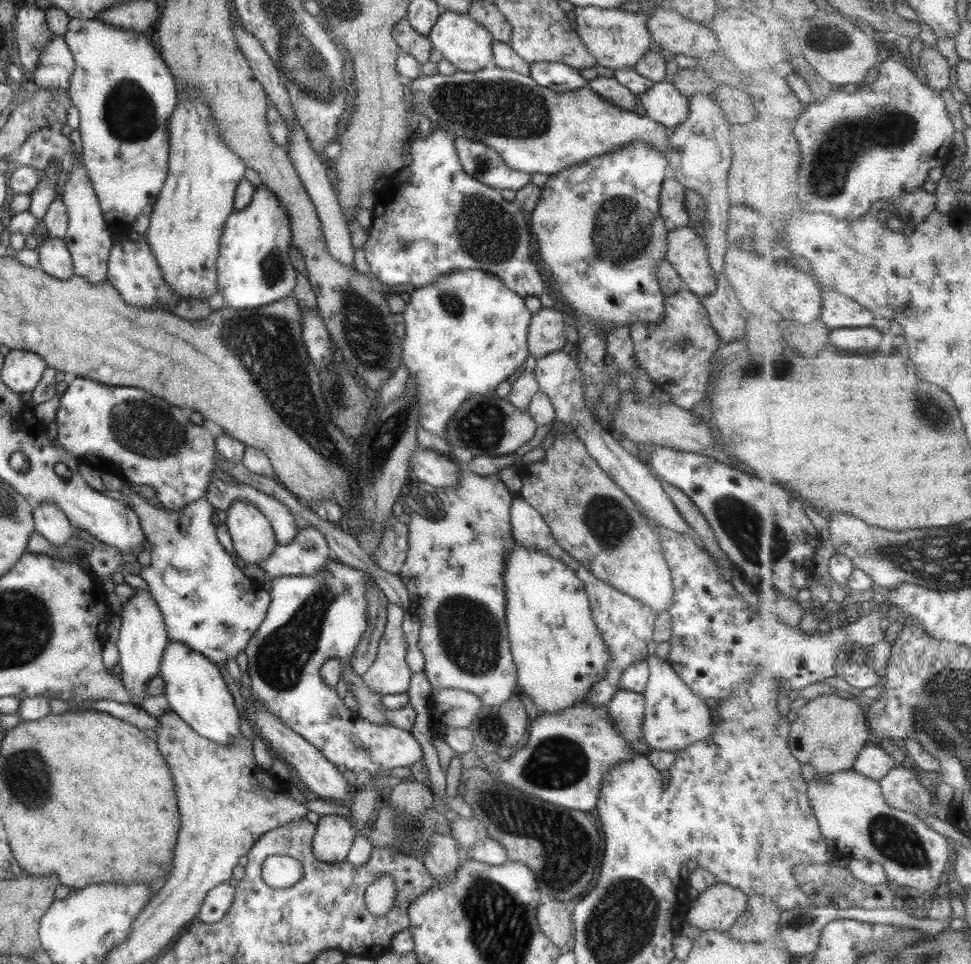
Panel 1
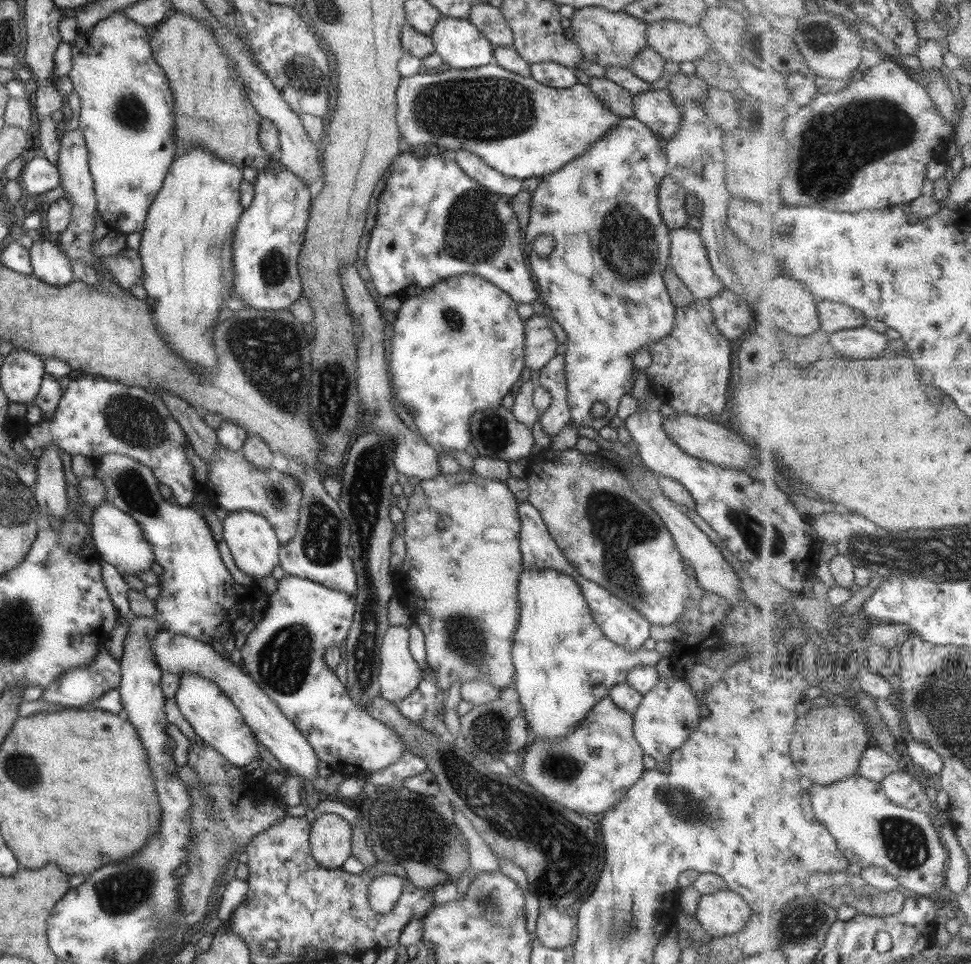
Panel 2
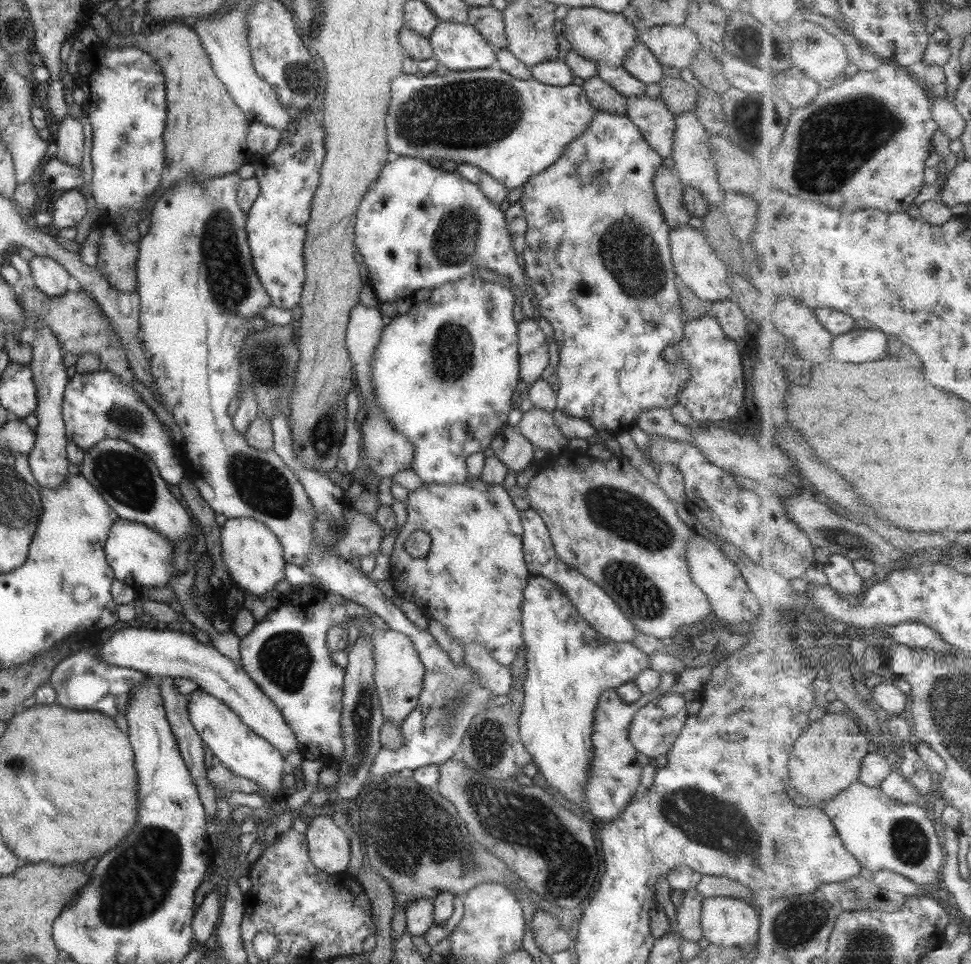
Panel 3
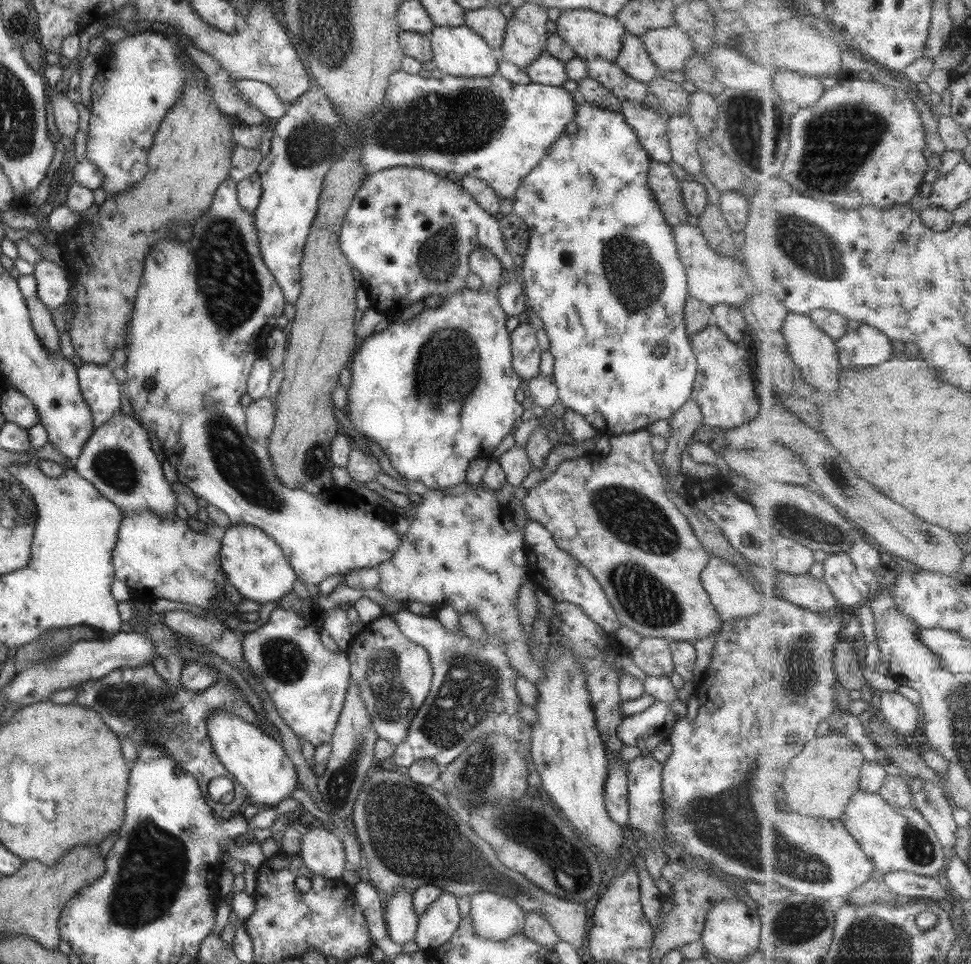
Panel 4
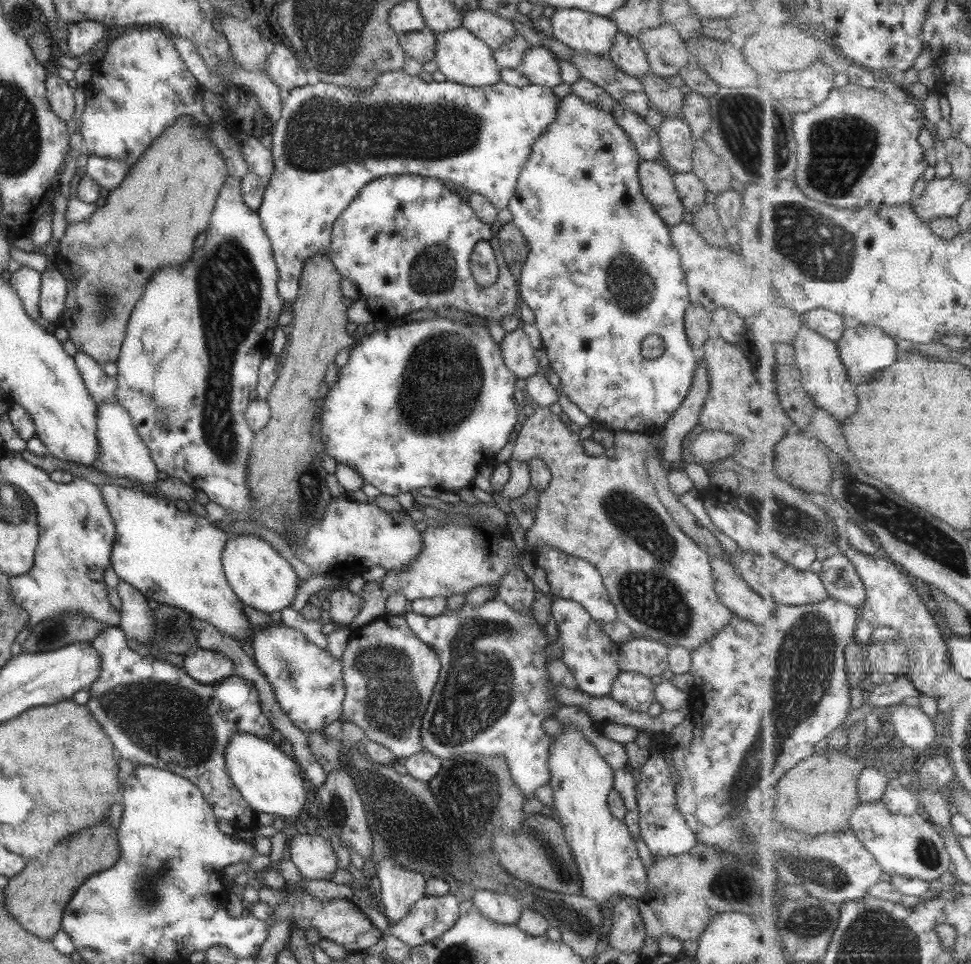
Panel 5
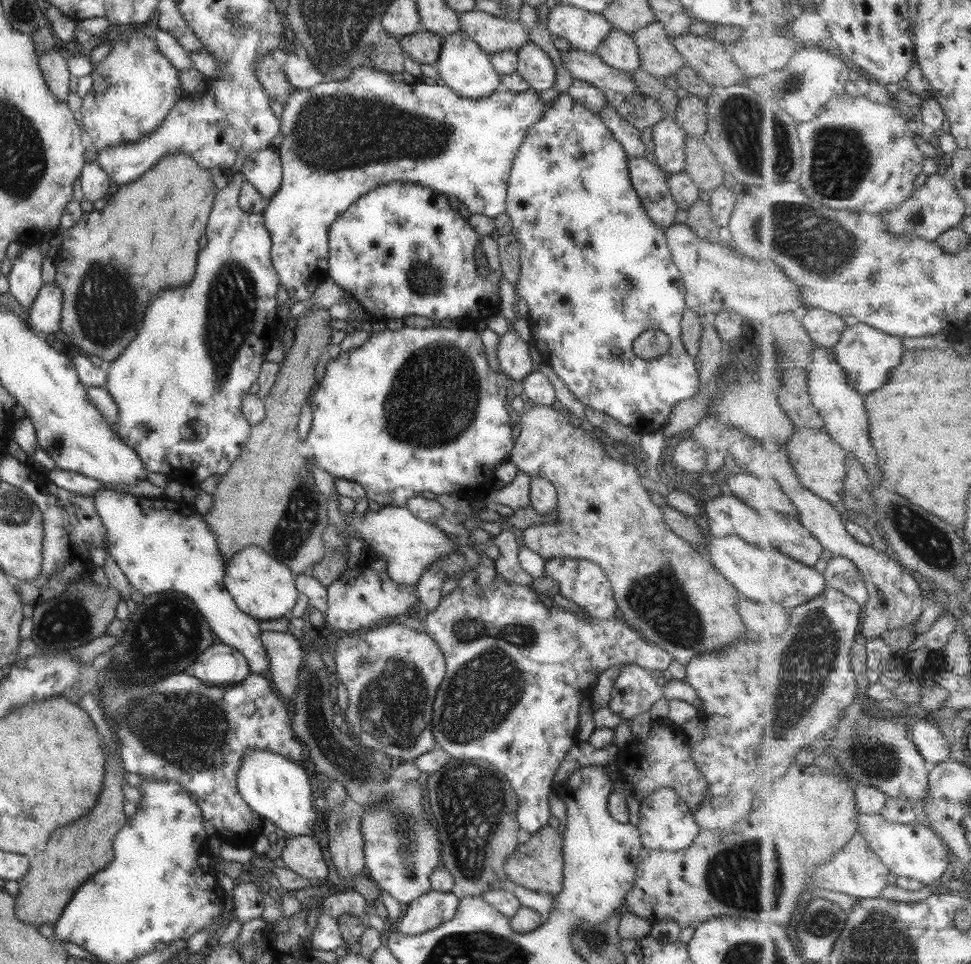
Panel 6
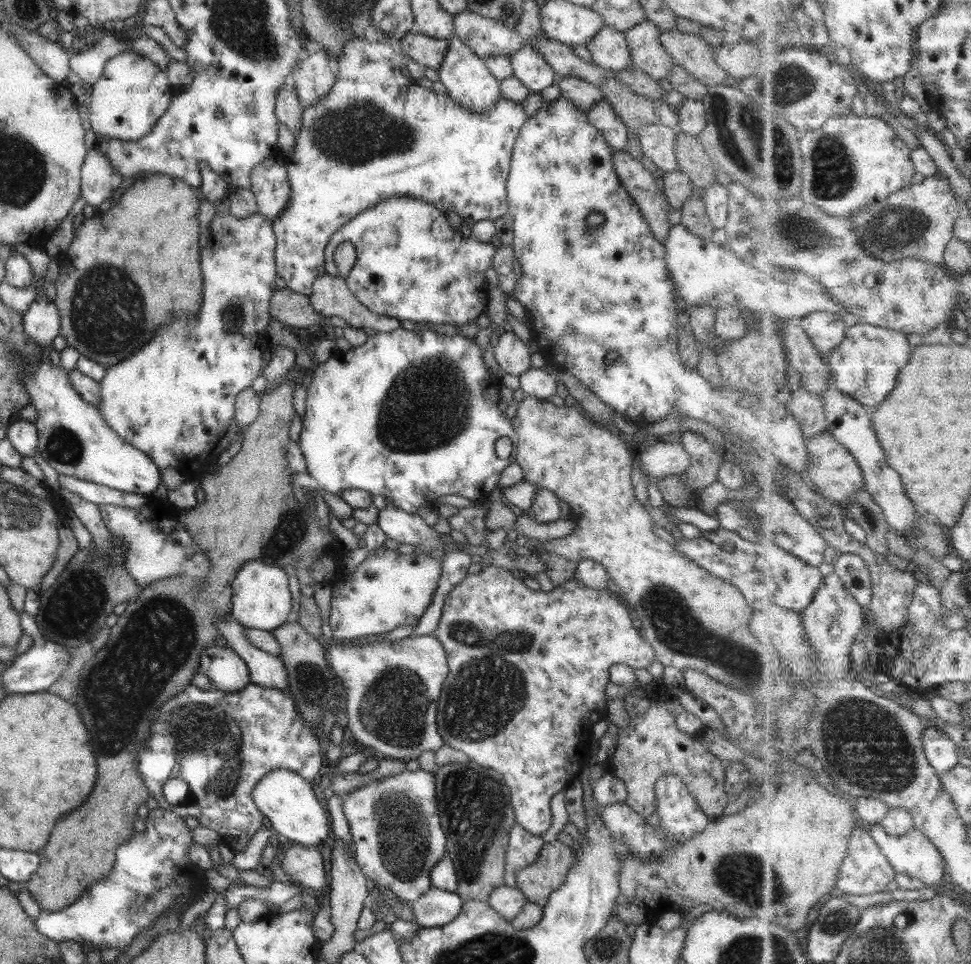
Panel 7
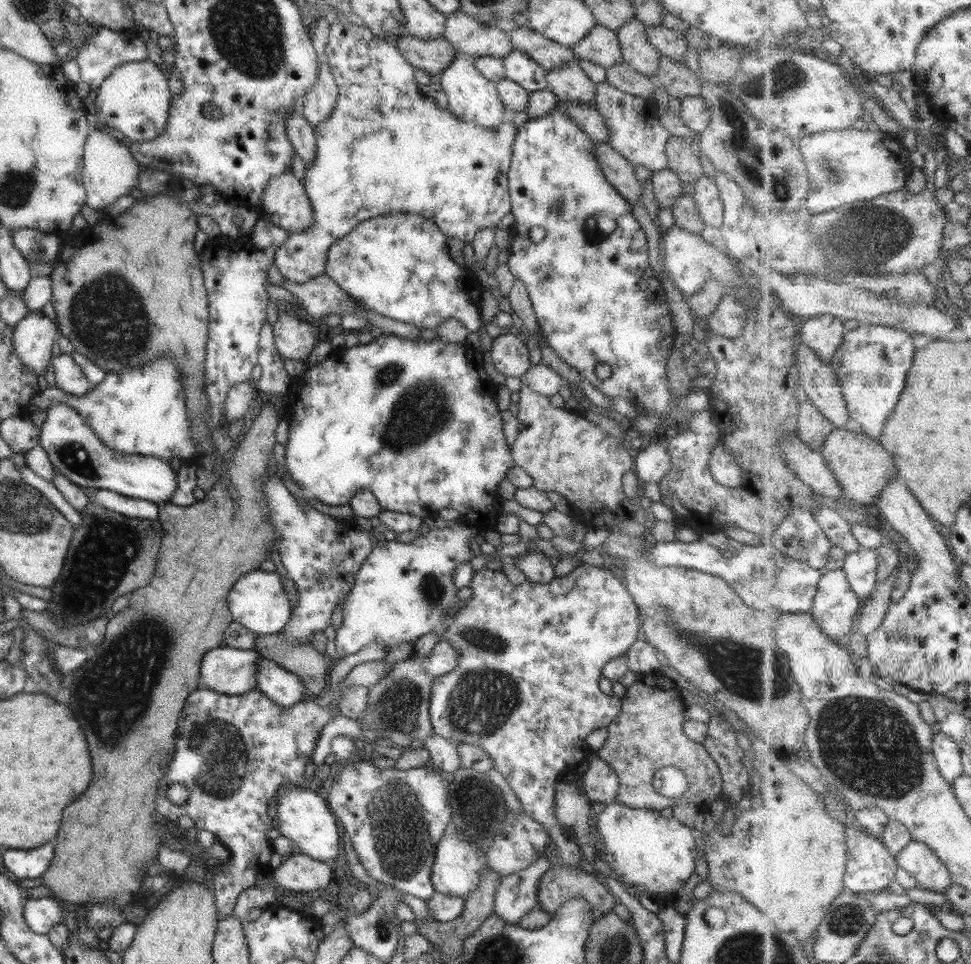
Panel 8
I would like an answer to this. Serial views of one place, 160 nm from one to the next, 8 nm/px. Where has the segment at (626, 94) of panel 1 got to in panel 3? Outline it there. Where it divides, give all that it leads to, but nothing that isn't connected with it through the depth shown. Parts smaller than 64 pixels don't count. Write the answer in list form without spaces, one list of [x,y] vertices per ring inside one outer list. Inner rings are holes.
[[[597,76],[585,79],[581,92],[585,93],[595,111],[626,114],[626,97],[613,90],[612,86]]]

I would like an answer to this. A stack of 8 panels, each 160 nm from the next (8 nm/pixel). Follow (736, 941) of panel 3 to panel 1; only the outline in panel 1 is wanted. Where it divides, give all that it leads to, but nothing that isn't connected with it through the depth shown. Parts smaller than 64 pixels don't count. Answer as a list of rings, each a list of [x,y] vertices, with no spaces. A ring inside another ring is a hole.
[[[713,883],[698,894],[697,899],[689,901],[685,920],[699,930],[727,931],[746,907],[747,896],[740,890],[723,883]]]

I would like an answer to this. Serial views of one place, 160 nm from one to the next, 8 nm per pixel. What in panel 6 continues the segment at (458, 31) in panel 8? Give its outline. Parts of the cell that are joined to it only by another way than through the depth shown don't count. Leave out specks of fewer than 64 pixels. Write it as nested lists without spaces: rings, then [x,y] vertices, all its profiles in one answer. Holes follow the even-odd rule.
[[[479,10],[458,14],[459,31],[487,54],[508,50],[517,52],[528,42],[527,30],[518,21],[505,21],[494,18]]]

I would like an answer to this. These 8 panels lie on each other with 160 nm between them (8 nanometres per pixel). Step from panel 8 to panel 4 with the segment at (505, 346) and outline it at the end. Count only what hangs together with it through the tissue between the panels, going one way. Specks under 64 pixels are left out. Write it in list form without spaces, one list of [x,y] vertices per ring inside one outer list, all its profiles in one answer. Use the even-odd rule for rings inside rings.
[[[529,323],[518,324],[509,332],[512,350],[512,369],[522,380],[539,376],[542,351],[535,339],[535,330]]]

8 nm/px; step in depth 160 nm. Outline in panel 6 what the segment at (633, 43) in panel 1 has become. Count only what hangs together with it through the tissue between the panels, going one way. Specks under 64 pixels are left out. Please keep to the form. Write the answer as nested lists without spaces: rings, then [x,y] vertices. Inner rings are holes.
[[[557,5],[547,16],[547,33],[565,39],[573,48],[595,53],[612,27],[599,14],[570,5]]]

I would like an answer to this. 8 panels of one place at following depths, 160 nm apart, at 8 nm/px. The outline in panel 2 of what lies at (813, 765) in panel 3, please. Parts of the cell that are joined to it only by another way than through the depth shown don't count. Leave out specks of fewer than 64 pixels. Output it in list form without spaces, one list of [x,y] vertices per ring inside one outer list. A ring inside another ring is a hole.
[[[837,701],[824,707],[813,707],[798,718],[791,754],[803,776],[809,776],[815,784],[830,785],[857,775],[868,747],[865,717],[857,707]]]

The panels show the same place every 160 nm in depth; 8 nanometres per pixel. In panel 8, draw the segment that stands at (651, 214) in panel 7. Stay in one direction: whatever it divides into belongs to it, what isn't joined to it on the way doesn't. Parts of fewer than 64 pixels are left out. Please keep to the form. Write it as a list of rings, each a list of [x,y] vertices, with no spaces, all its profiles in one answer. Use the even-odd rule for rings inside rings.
[[[607,143],[594,145],[594,155],[607,182],[627,201],[634,205],[641,200],[641,185],[635,178],[633,164],[626,161]]]

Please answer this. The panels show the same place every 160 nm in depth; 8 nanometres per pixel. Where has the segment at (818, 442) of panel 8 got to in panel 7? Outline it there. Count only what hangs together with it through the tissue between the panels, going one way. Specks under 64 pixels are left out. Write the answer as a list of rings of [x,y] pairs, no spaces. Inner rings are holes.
[[[796,385],[789,402],[786,406],[796,416],[807,438],[827,432],[825,403],[818,394],[813,394],[806,388]]]

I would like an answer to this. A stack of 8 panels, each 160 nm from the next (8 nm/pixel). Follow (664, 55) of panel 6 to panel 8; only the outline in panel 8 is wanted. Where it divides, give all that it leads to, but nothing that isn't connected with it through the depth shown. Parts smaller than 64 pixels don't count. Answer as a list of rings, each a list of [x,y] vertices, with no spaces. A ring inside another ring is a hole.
[[[632,18],[615,31],[615,38],[620,46],[622,61],[641,75],[653,77],[661,55],[648,43],[645,28],[639,20]]]

